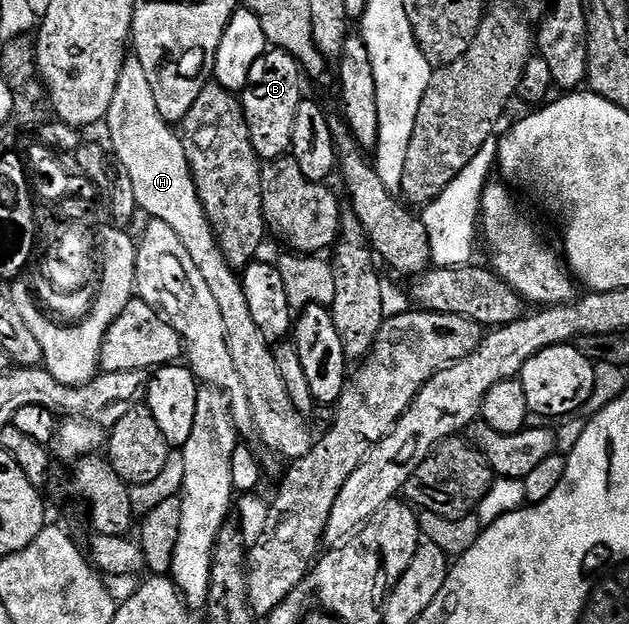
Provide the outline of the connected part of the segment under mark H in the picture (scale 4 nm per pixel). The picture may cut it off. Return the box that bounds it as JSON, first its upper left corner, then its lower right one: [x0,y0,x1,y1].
[107,56,314,460]

